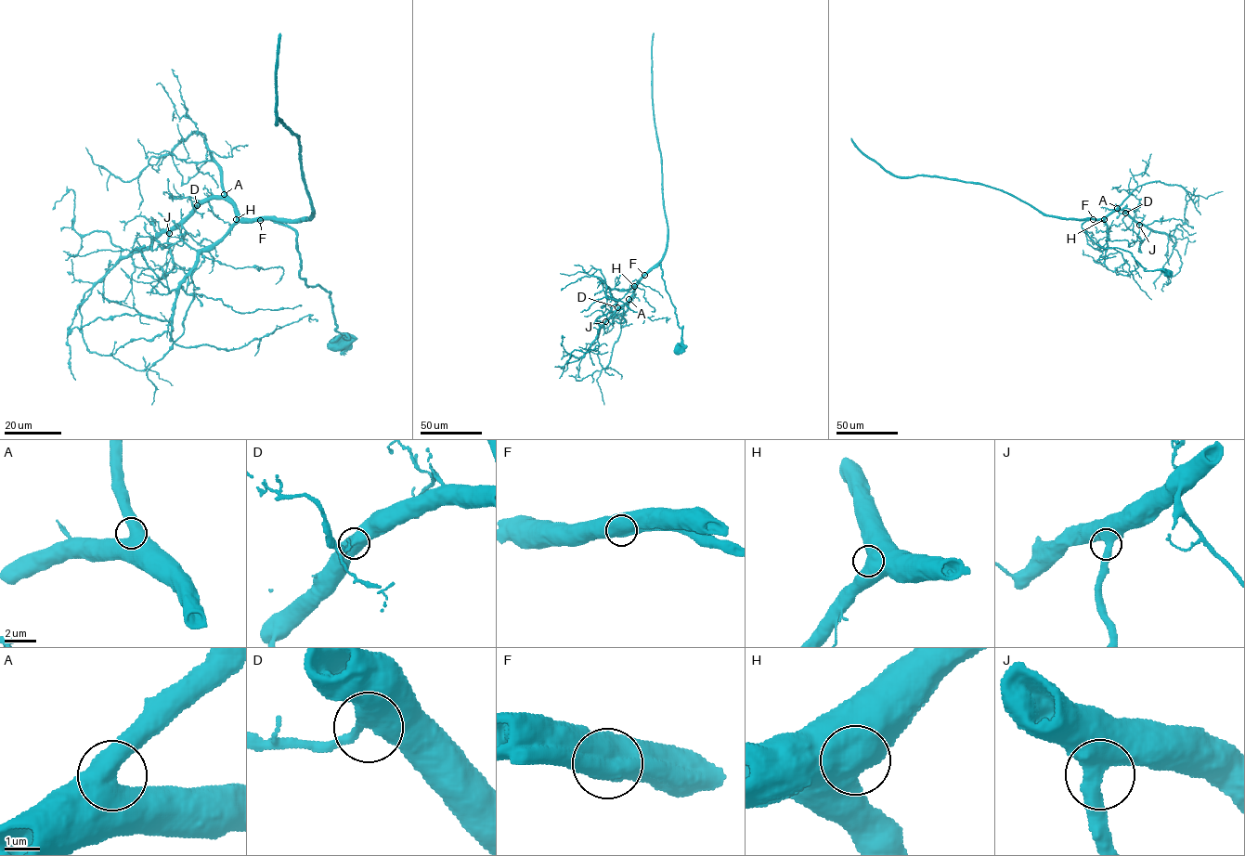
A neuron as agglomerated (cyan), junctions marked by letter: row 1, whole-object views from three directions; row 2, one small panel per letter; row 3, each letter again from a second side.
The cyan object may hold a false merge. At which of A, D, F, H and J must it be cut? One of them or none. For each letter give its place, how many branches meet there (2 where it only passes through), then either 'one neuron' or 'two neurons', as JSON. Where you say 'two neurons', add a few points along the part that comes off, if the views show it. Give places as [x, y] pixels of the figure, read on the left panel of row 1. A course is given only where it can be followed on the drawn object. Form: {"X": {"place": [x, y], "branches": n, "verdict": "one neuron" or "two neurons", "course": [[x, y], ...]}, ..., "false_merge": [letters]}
{"A": {"place": [224, 194], "branches": 2, "verdict": "one neuron"}, "D": {"place": [197, 205], "branches": 2, "verdict": "one neuron"}, "F": {"place": [260, 220], "branches": 1, "verdict": "one neuron"}, "H": {"place": [236, 219], "branches": 1, "verdict": "one neuron"}, "J": {"place": [169, 233], "branches": 2, "verdict": "one neuron"}, "false_merge": []}

